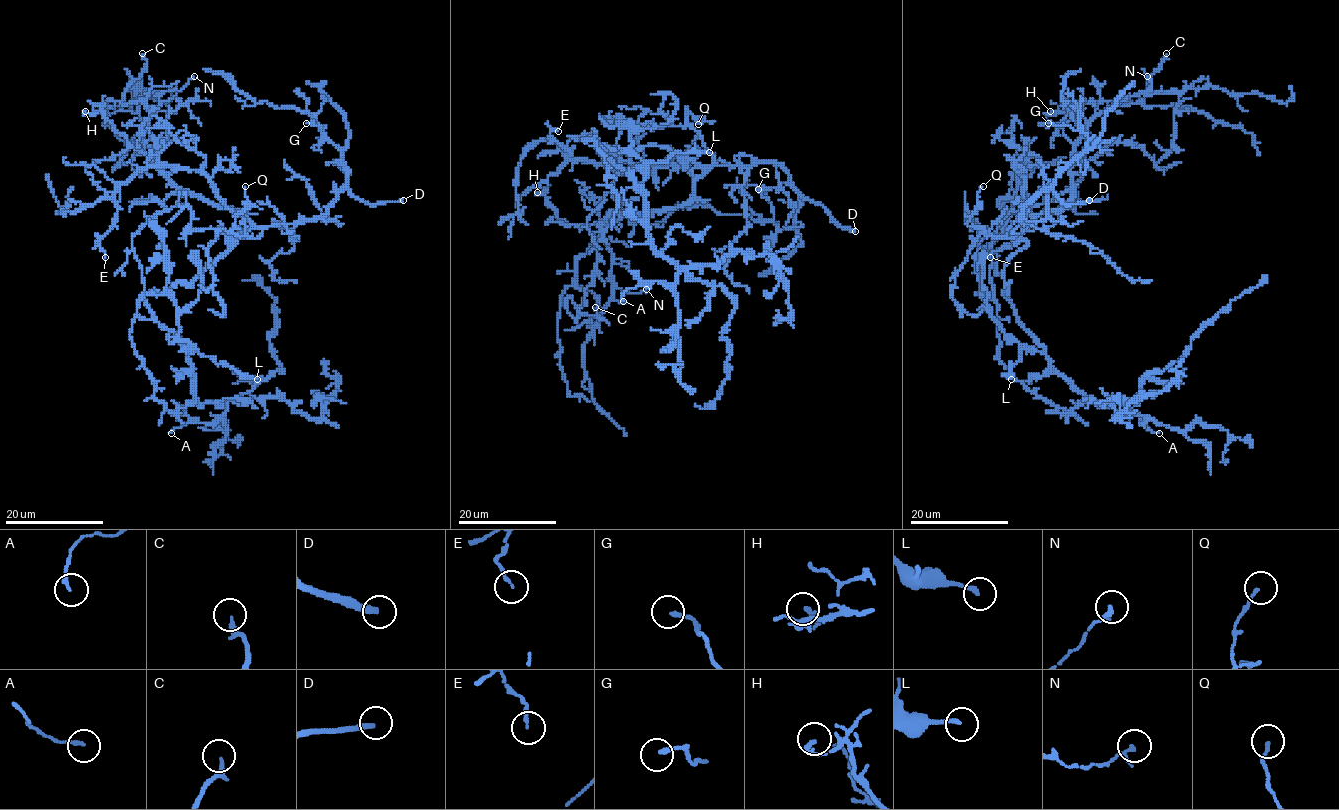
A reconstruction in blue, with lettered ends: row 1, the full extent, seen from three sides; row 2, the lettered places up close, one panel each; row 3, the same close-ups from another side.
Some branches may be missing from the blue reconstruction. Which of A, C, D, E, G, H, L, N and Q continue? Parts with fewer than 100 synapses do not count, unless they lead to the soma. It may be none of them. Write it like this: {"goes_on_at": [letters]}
{"goes_on_at": ["D"]}

